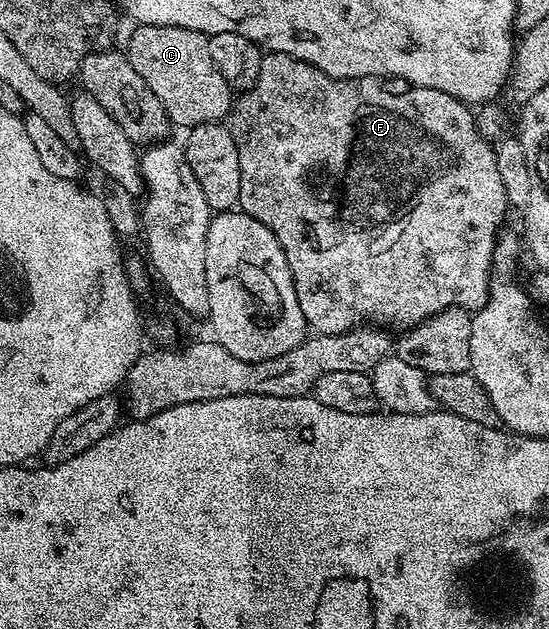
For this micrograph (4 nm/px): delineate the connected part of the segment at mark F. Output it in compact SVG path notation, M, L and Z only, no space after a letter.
M267 52L264 55L263 61L261 62L261 74L257 74L257 82L253 82L253 86L246 89L240 96L243 97L240 100L238 97L232 103L229 113L229 127L235 139L237 158L241 166L241 194L239 195L238 207L245 214L249 214L255 218L257 222L265 225L277 238L281 250L285 252L285 262L289 262L289 270L291 271L293 286L297 294L297 306L301 306L301 314L305 318L308 329L314 330L320 336L328 336L329 334L350 332L370 322L372 325L386 326L388 329L399 328L398 330L406 330L408 328L416 328L422 320L427 320L430 316L438 312L444 312L447 308L478 310L485 306L485 302L491 293L495 244L499 241L499 233L504 227L503 219L506 218L507 212L509 213L509 205L507 195L505 194L505 182L501 182L501 170L498 169L495 148L492 145L487 145L490 144L488 137L480 132L476 113L468 105L457 98L453 98L449 94L445 94L441 90L429 90L428 88L408 86L401 80L392 80L377 76L362 76L356 80L338 80L321 70L317 70L317 66L313 66L309 62L298 60L289 54L281 54L280 52Z

